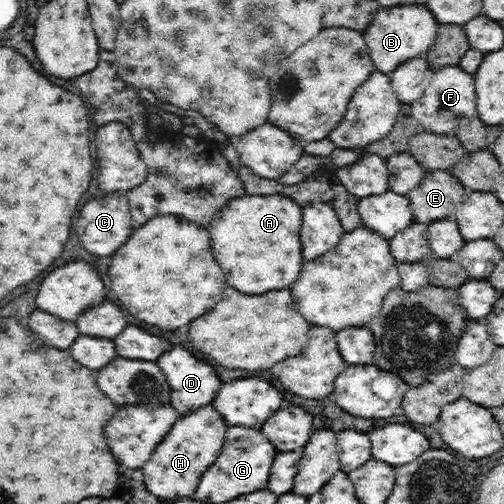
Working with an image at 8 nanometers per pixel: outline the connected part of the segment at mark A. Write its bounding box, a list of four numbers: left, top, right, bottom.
[208,194,302,294]

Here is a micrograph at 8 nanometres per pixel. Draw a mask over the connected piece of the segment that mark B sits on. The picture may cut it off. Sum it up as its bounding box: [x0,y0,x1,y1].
[364,4,439,76]

